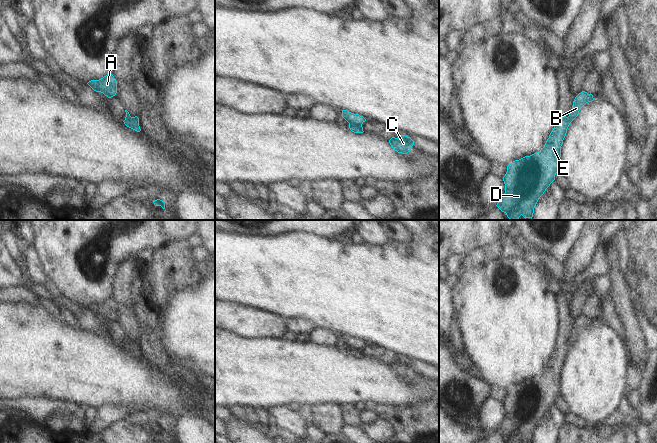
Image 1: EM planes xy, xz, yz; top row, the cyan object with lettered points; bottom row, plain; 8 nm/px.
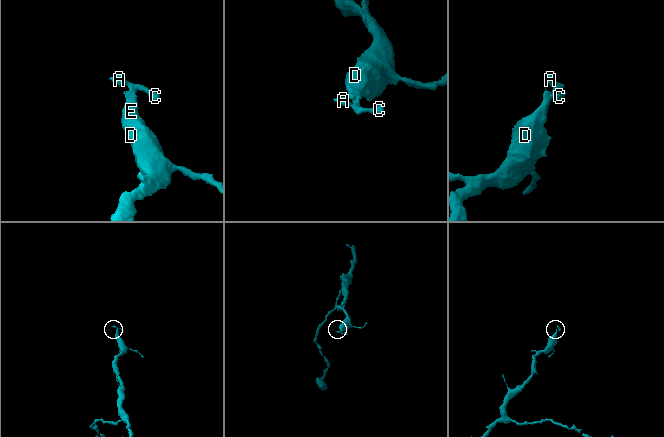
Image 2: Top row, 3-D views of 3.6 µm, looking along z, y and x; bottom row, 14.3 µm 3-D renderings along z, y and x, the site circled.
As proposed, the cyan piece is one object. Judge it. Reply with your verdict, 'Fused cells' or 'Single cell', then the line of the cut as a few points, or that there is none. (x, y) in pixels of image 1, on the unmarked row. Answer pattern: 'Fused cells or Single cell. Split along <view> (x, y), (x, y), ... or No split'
Fused cells. Split along xz (349, 348), (361, 350)

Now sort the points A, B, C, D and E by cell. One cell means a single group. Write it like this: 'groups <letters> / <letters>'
groups A B C / D E

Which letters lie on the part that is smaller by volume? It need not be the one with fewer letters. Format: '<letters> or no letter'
A, B, C

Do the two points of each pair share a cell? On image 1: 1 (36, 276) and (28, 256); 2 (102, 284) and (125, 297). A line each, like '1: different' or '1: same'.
1: same
2: different

